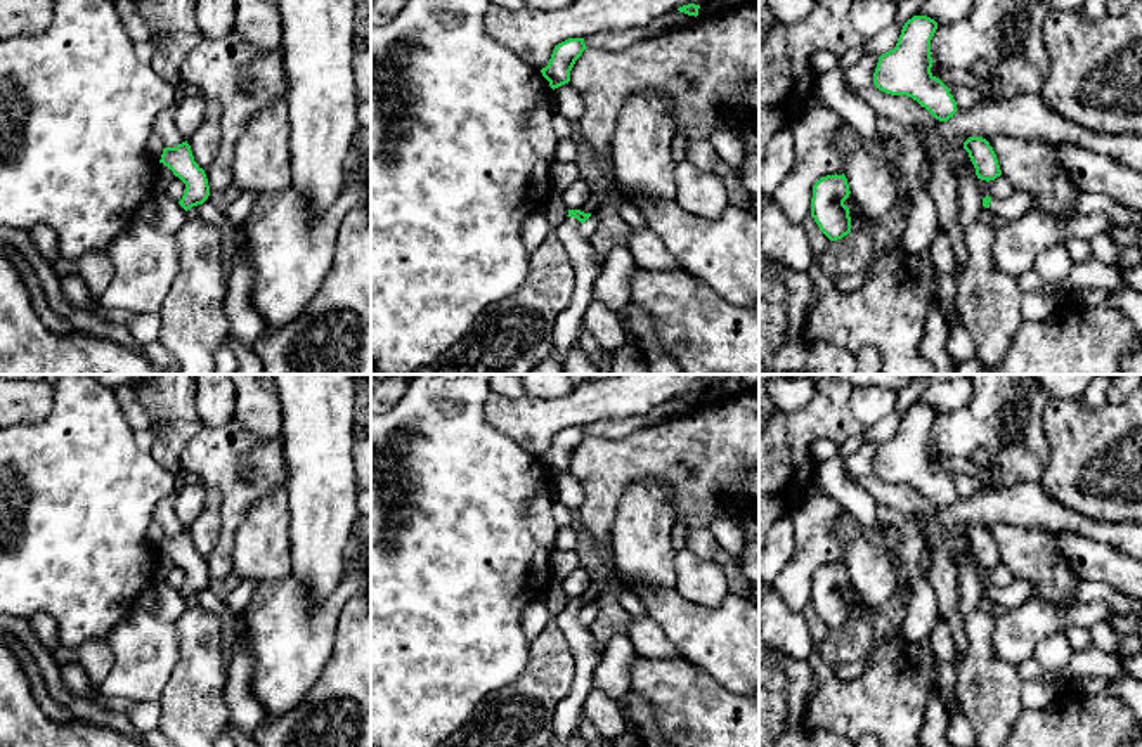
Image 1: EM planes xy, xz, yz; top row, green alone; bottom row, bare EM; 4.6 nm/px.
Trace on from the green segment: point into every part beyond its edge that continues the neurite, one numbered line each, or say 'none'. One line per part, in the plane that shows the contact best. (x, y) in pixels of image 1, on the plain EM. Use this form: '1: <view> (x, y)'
1: xz (586, 657)

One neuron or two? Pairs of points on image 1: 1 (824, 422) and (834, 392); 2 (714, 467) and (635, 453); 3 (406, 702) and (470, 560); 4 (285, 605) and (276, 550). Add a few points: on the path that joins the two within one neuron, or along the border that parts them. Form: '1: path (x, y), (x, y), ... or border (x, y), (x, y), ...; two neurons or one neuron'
1: path (827, 415), (832, 399); one neuron
2: path (695, 456), (654, 453); one neuron
3: path (406, 668), (409, 621), (435, 595); one neuron
4: border (291, 572), (281, 579), (269, 579), (259, 584); two neurons

